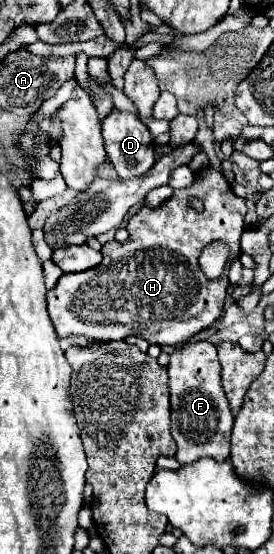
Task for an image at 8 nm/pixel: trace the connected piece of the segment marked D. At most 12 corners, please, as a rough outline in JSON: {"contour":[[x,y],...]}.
{"contour":[[134,113],[102,123],[108,161],[122,181],[156,161],[154,139]]}

